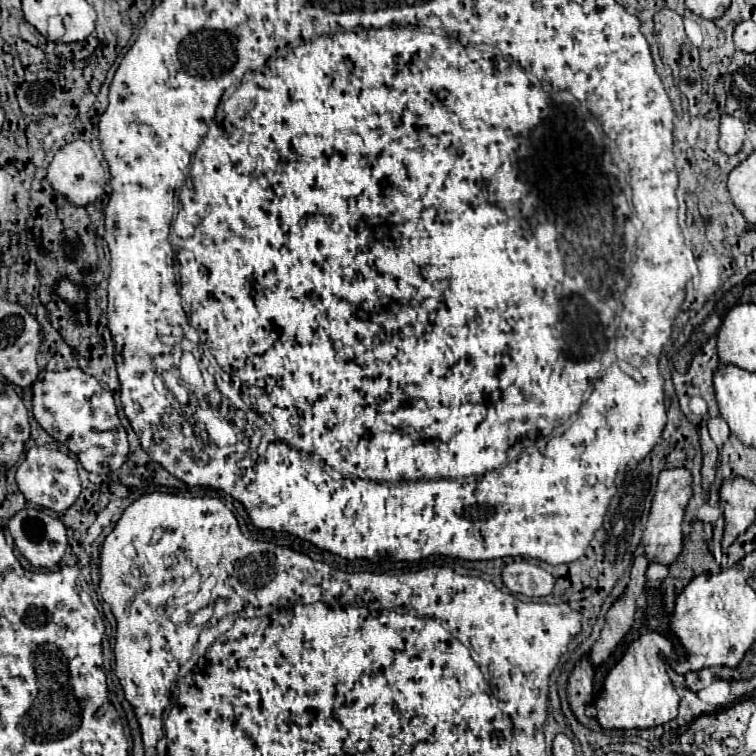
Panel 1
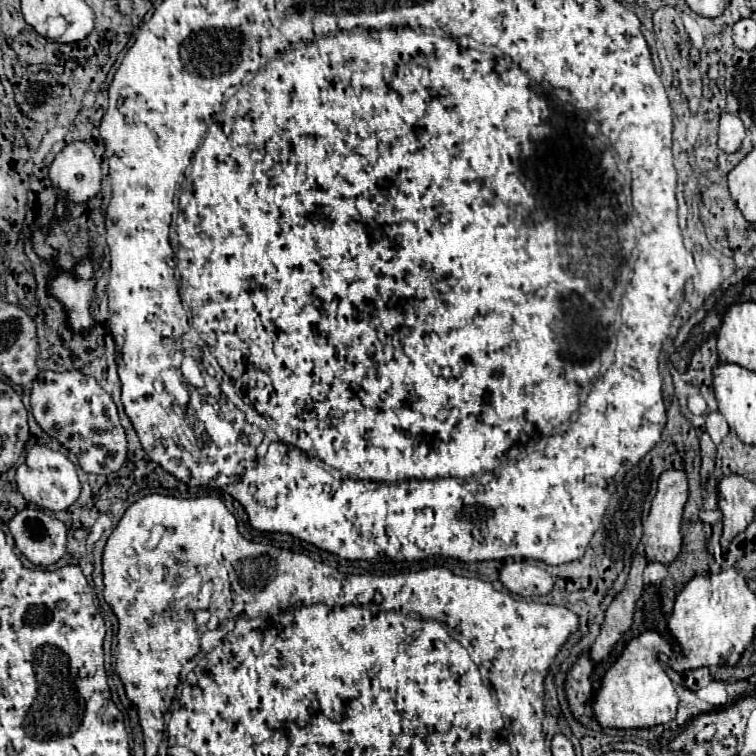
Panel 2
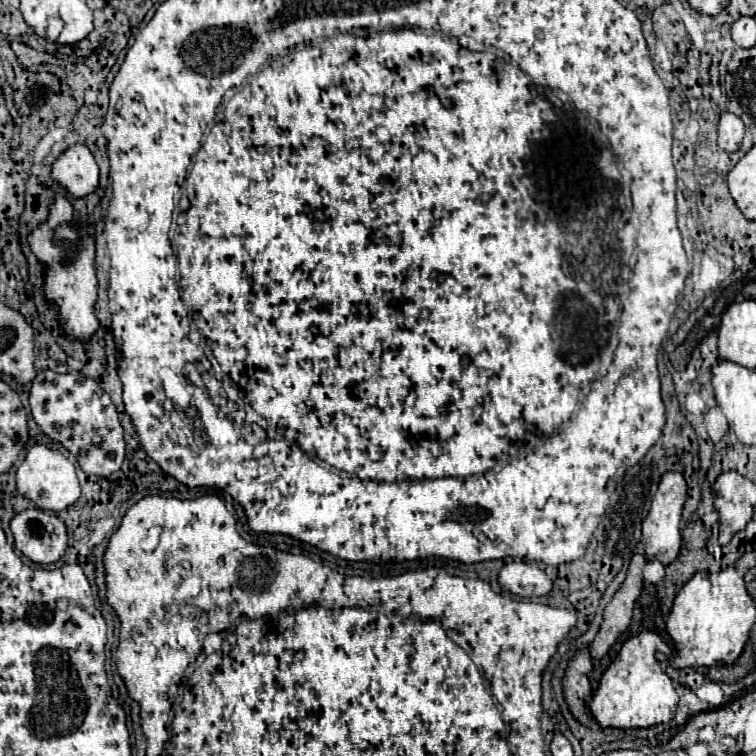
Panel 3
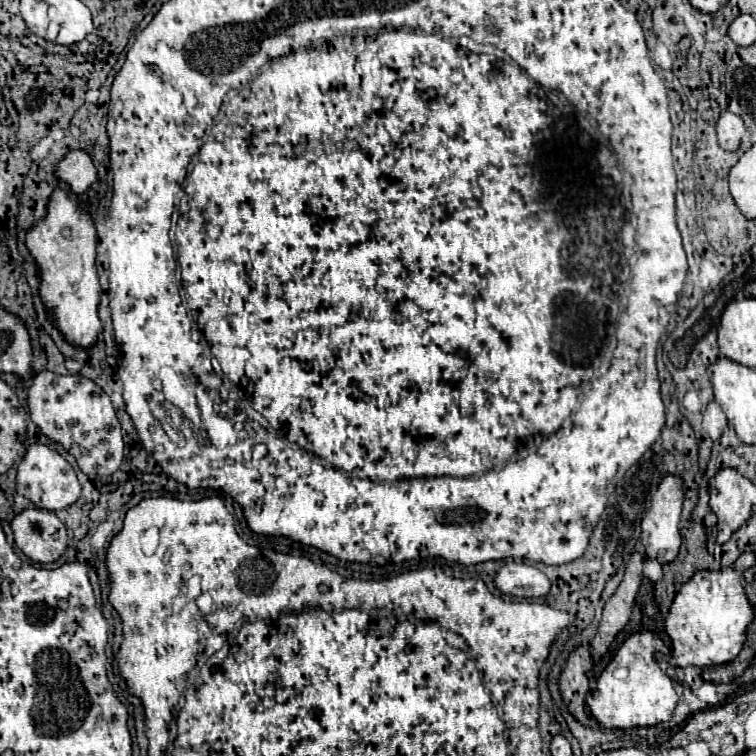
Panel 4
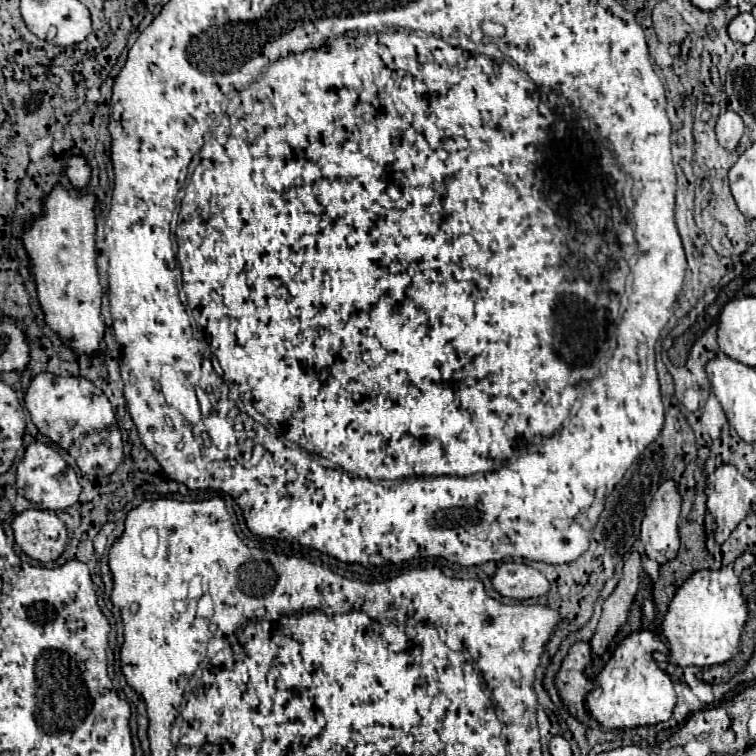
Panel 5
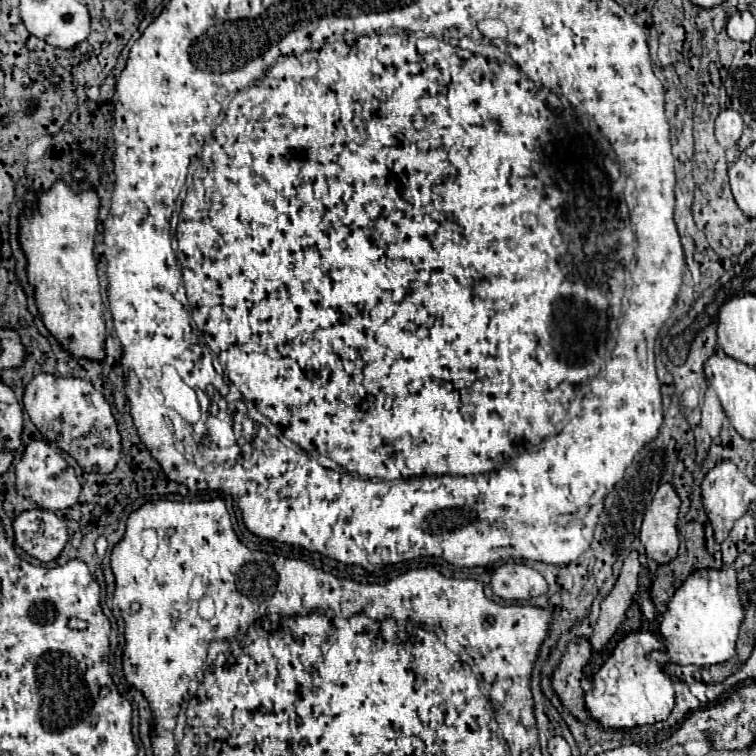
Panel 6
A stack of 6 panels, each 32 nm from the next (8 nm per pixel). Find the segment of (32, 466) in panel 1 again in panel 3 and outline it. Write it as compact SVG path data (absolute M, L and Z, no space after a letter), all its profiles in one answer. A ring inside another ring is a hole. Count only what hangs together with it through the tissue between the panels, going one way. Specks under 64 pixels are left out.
M36 444L26 454L22 466L16 470L16 486L22 496L26 496L30 502L34 502L38 508L60 512L68 506L72 506L80 496L80 484L76 478L74 464L58 450L50 450L48 446Z

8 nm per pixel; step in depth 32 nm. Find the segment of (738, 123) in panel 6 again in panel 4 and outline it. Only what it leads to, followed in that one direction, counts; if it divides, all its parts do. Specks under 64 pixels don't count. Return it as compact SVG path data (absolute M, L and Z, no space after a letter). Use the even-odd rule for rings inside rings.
M722 112L718 120L718 144L724 150L736 150L740 146L740 140L746 132L742 118L732 114L732 112Z

